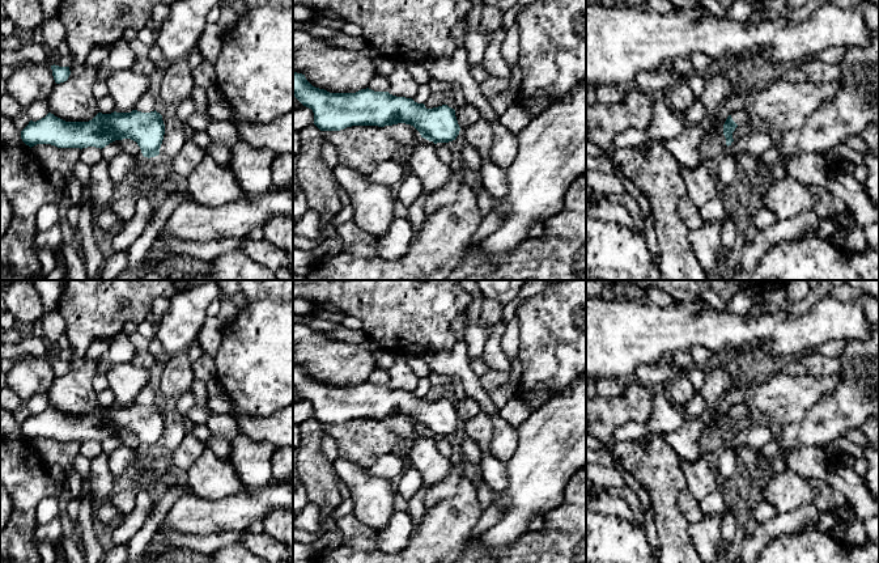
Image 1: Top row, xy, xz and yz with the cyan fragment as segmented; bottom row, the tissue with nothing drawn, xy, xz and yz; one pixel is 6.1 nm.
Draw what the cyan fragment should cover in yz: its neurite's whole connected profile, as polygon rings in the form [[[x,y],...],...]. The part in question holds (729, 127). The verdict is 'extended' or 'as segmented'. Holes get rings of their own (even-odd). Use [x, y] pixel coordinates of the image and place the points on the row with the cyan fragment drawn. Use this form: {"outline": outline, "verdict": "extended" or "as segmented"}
{"outline": [[[739,109],[727,117],[723,124],[723,135],[726,137],[727,147],[734,141],[732,132],[735,128],[740,124],[751,124],[751,119],[752,117],[743,109]]], "verdict": "extended"}

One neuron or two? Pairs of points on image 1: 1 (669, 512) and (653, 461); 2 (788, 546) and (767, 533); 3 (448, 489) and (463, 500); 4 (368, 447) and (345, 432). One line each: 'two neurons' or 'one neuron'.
1: one neuron
2: two neurons
3: two neurons
4: one neuron

